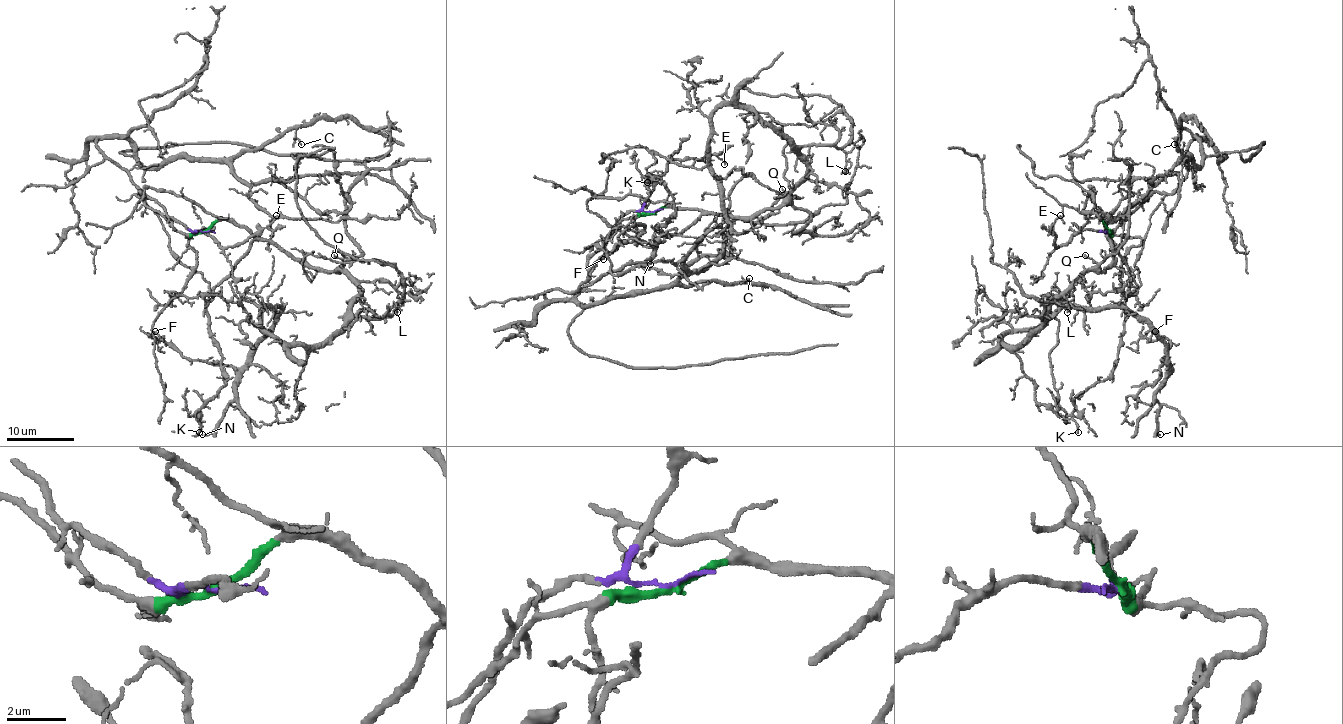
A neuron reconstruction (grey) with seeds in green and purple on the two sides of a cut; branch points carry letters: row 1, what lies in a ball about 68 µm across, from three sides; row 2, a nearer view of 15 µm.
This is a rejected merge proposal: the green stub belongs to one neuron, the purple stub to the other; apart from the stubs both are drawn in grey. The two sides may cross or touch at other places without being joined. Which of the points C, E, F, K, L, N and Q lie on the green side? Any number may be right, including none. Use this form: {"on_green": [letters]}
{"on_green": ["F", "K", "L", "N", "Q"]}

